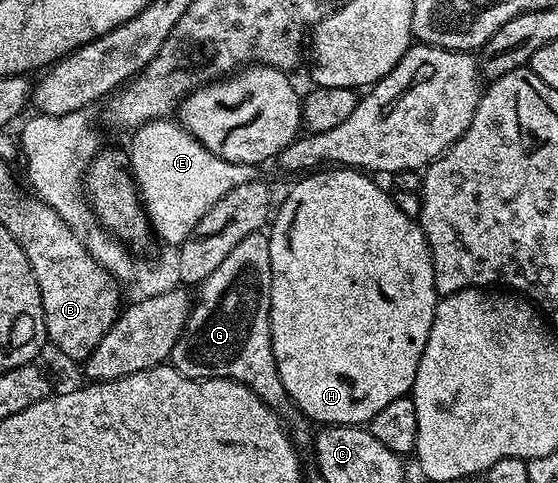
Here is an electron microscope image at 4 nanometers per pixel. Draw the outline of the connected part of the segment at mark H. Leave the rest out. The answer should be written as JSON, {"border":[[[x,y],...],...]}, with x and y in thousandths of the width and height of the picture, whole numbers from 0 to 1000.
{"border":[[[599,344],[590,352],[593,356],[563,352],[529,371],[534,375],[522,385],[520,400],[505,414],[505,424],[500,431],[496,424],[487,462],[480,472],[487,534],[487,584],[484,586],[487,733],[495,741],[502,791],[509,791],[509,807],[520,820],[522,839],[539,853],[547,867],[570,882],[595,878],[656,882],[686,841],[695,841],[695,832],[710,832],[710,824],[729,818],[740,805],[746,766],[753,758],[753,741],[760,733],[767,692],[774,683],[774,658],[781,650],[789,615],[778,590],[771,511],[756,480],[756,466],[747,453],[724,443],[724,435],[710,427],[704,404],[697,395],[692,400],[670,375],[676,371],[668,362],[618,344]]]}

